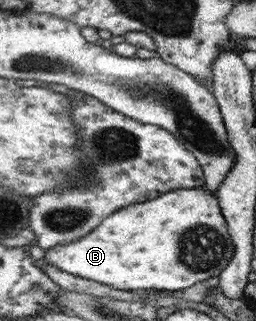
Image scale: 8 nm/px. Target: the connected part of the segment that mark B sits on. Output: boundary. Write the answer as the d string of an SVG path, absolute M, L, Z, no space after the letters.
M203 186L173 190L149 201L122 207L115 211L115 215L108 215L90 234L74 242L45 250L45 256L35 261L35 264L39 268L43 265L54 265L53 267L59 267L61 271L67 271L75 277L96 281L119 290L165 290L179 294L181 290L195 285L197 281L222 274L234 253L233 236L222 214L218 196Z

